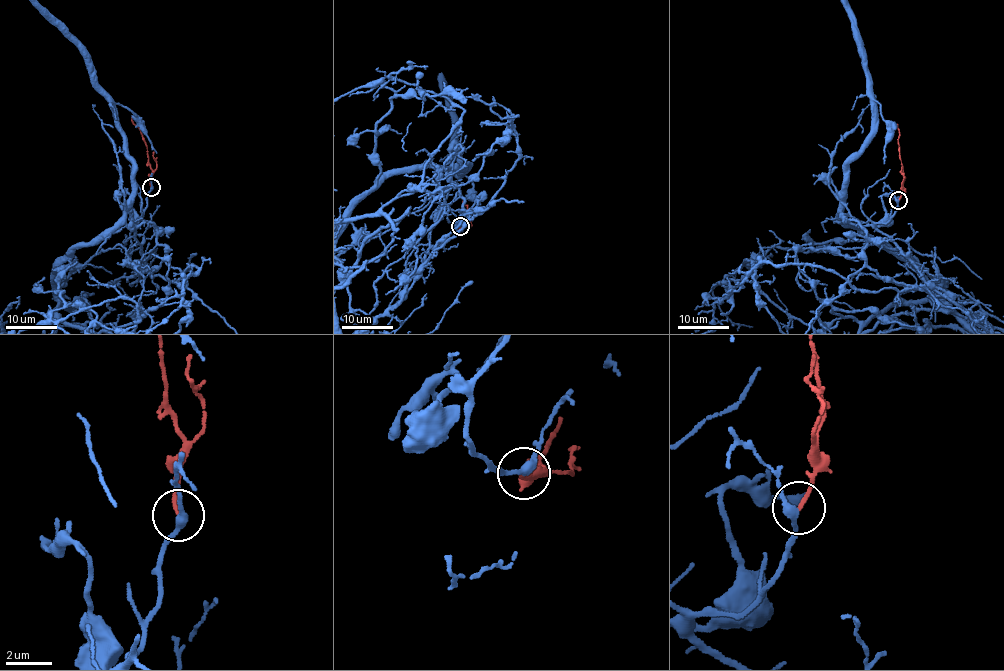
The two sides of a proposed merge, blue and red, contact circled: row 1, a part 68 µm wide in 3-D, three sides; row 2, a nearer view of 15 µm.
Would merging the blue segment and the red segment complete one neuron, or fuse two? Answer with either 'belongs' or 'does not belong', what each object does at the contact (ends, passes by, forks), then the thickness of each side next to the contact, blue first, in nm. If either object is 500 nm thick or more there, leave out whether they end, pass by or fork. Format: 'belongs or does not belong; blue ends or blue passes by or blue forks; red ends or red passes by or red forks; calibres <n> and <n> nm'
belongs; blue passes by; red ends; calibres 280 and 160 nm

